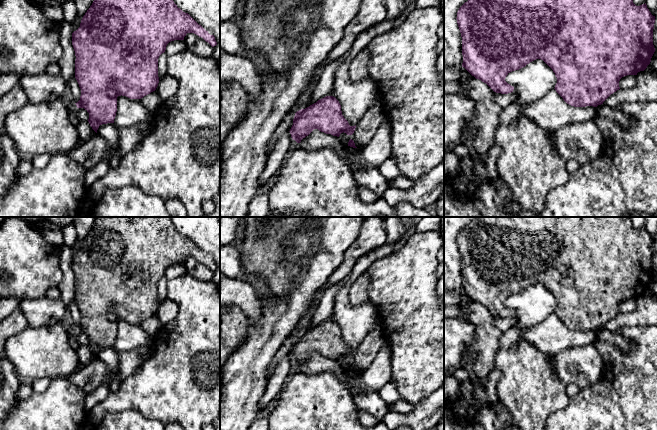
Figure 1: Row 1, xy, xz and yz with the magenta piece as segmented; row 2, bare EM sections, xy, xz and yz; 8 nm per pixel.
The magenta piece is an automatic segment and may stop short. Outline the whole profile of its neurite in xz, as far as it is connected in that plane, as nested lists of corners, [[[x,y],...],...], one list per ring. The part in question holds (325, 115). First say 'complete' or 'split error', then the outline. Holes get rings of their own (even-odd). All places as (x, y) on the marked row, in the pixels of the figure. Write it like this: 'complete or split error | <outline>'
complete | [[[326,96],[316,103],[295,113],[290,134],[300,143],[314,129],[339,137],[341,133],[352,135],[355,126],[350,126],[344,118],[339,101],[333,96]]]

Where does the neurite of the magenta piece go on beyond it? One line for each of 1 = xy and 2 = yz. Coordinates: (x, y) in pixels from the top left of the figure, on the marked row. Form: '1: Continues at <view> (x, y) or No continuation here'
1: No continuation here
2: No continuation here

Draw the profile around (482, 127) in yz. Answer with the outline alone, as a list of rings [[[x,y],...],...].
[[[479,79],[458,80],[463,86],[462,95],[475,104],[475,116],[467,123],[472,140],[472,155],[483,157],[494,143],[494,134],[500,124],[502,107],[495,100],[495,93]]]

